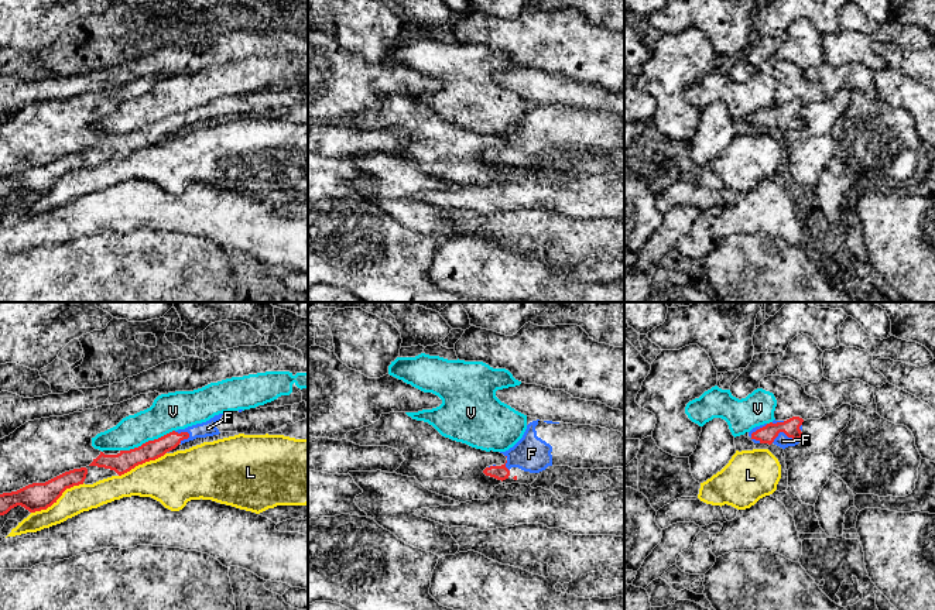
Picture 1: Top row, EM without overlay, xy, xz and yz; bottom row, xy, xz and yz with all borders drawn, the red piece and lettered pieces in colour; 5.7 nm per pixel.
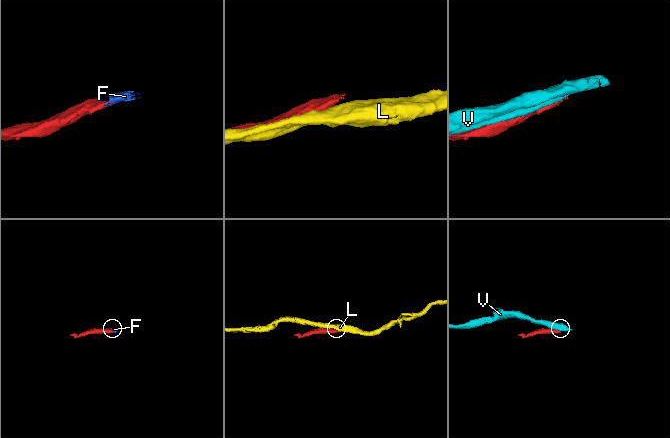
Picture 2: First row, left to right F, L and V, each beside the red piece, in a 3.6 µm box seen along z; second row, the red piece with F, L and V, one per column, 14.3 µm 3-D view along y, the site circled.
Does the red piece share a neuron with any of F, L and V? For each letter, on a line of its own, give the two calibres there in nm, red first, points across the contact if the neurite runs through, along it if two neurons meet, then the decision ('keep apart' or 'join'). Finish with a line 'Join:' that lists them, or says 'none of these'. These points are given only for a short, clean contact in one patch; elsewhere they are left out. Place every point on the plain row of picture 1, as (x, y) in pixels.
F: calibres 100 and 80 nm; way yz (767, 117), (784, 116), (783, 124); join
L: calibres 160 and 160 nm; keep apart
V: calibres 120 and 220 nm; keep apart
Join: F

